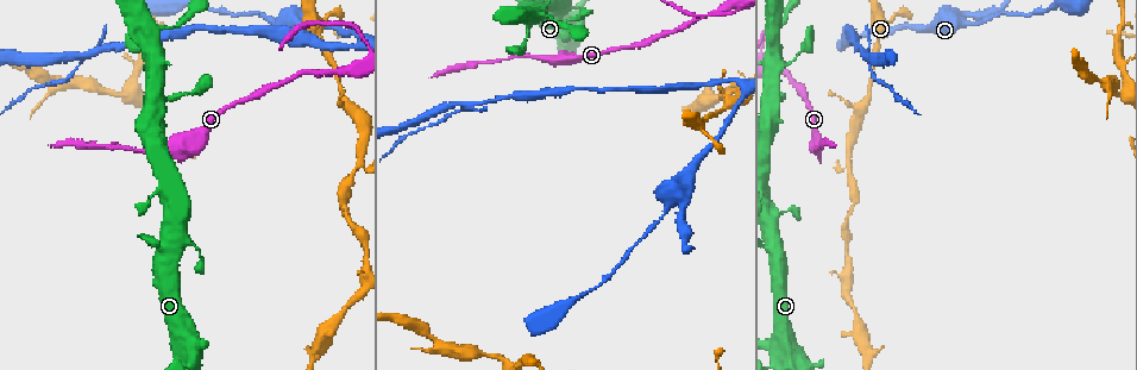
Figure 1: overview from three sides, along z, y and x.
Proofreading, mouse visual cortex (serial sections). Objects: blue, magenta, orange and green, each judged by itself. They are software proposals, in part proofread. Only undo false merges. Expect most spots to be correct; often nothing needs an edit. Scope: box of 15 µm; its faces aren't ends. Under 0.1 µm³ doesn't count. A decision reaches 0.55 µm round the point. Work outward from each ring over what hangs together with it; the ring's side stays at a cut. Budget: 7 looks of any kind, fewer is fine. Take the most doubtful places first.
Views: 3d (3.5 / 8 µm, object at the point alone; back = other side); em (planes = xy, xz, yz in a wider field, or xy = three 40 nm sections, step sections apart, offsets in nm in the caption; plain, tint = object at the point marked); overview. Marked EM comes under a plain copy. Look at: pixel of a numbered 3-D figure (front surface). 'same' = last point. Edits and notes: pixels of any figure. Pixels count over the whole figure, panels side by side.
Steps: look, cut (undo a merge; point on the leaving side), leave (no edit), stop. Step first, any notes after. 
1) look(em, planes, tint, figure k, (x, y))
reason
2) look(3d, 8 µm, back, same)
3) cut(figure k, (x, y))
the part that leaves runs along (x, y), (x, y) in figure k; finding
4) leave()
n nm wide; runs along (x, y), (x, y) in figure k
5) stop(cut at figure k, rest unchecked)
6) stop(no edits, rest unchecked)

look(em, xy, step 3, tint, figure 1, (359, 163))

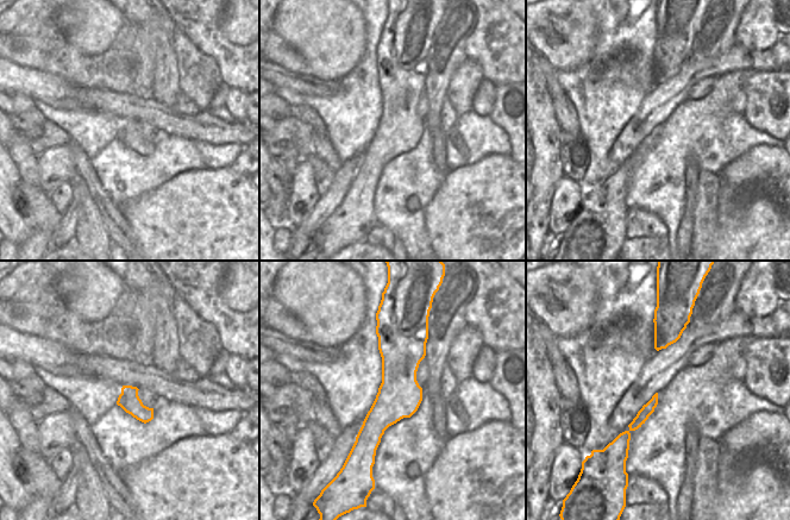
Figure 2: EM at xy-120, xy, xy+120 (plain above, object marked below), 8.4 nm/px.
look(3d, 3.5 µm, same)
wider look

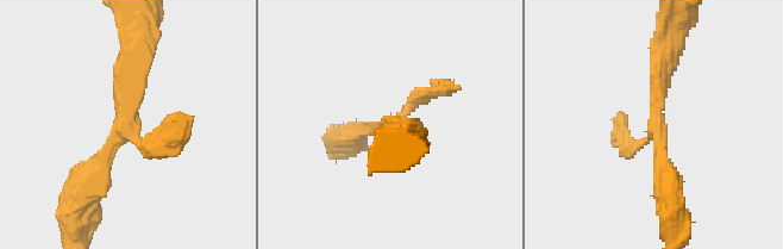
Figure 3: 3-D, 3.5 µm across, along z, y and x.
leave()
arms of 200, 250, 300 nm; all the same cell

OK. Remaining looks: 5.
look(3d, 3.5 µm, figure 1, (470, 107))
calibre changes

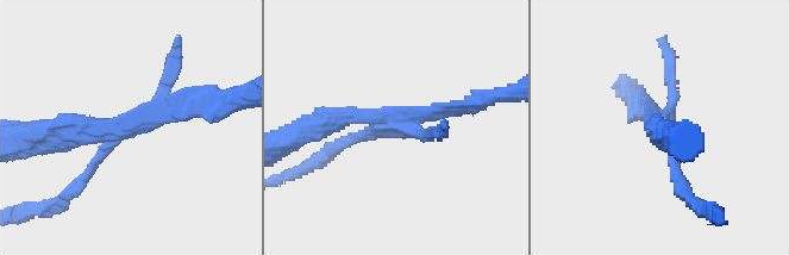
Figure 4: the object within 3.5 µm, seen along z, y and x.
look(em, xy, step 2, tint, figure 4, (120, 127))
need the tissue

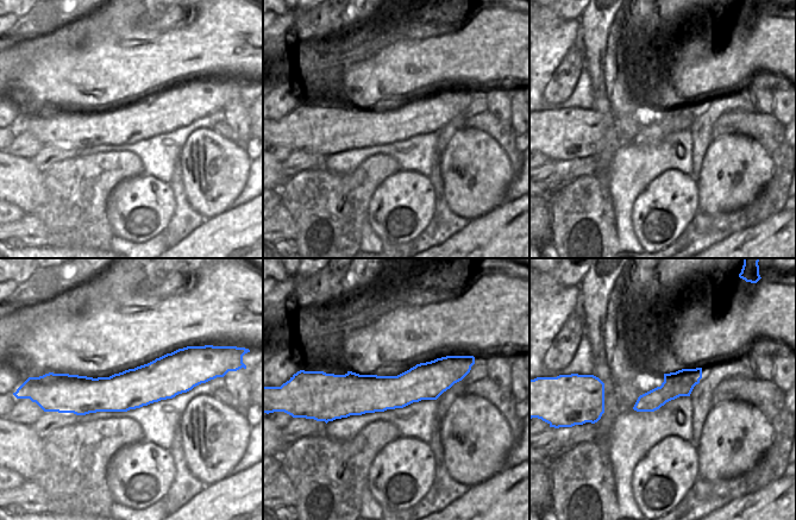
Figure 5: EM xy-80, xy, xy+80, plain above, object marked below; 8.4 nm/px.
cut(figure 4, (668, 80))
border along (696, 369), (687, 376), (695, 383) in figure 5; two cells meet here

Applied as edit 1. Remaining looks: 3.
look(3d, 3.5 µm, figure 1, (578, 61))
sharp bend

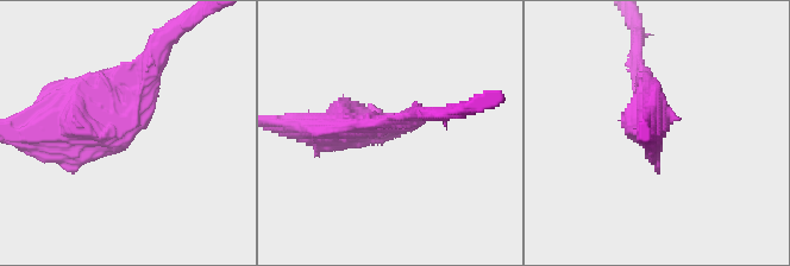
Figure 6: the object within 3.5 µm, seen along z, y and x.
leave()
runs along (152, 56), (119, 125), (39, 132) in figure 6; one cell here

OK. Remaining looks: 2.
stop(cut at figure 4, rest unchecked)

